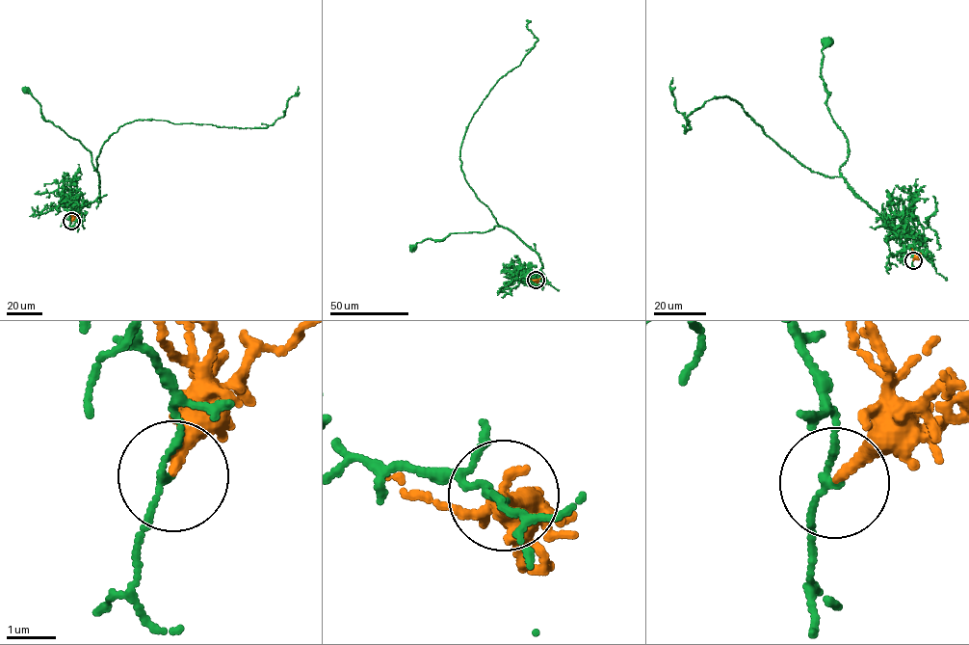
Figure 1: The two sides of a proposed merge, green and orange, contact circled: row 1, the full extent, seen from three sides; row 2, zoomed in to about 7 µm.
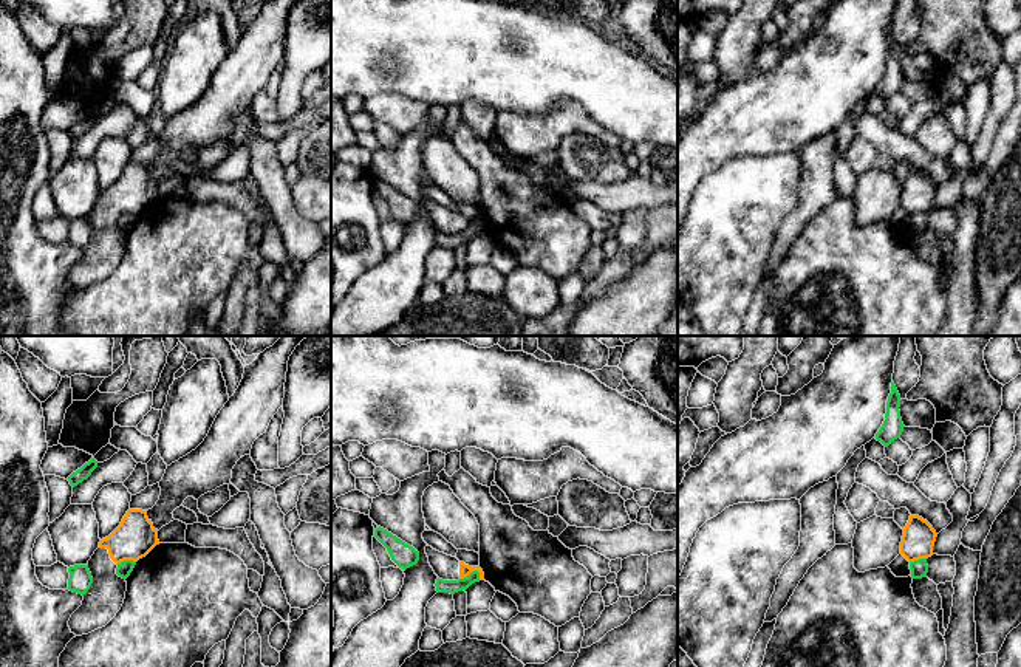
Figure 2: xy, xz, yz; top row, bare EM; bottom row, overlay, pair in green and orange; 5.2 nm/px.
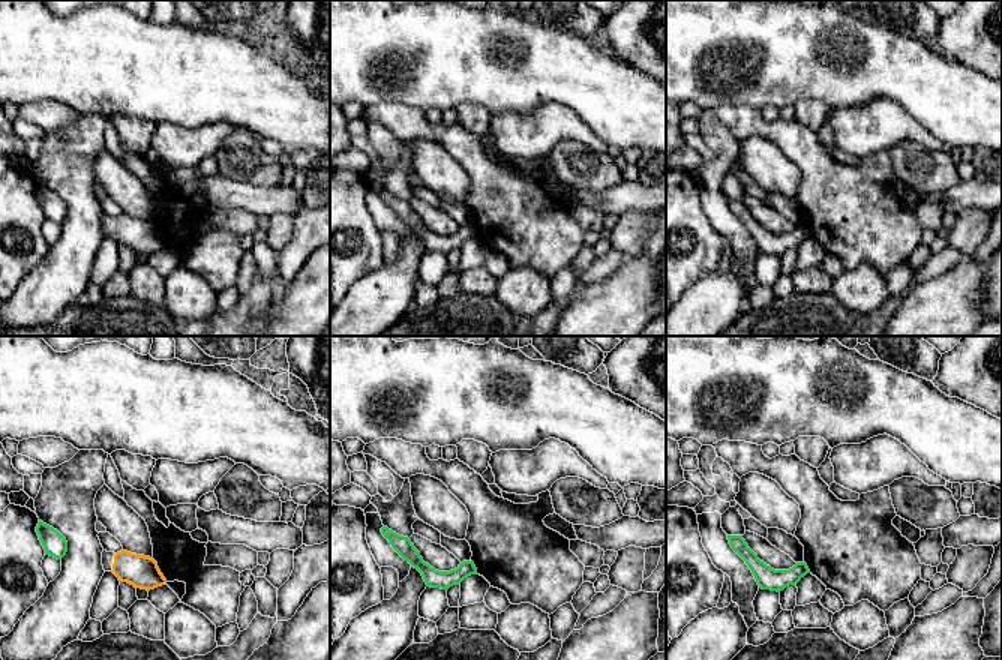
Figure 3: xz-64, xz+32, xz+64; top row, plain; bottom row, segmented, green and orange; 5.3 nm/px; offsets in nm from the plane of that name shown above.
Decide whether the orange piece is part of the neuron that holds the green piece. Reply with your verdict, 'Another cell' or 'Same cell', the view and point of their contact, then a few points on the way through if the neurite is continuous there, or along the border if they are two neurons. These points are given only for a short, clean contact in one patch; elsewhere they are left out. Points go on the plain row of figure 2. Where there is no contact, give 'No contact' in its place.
Another cell. Touches green at xz (471, 226). Boundary: xz (480, 226), (471, 225), (460, 232)

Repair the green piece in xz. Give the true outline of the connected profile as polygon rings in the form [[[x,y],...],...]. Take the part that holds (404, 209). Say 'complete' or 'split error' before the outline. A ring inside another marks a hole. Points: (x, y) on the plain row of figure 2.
complete; [[[384,181],[374,183],[374,190],[387,201],[391,214],[402,223],[418,217],[419,206]]]

